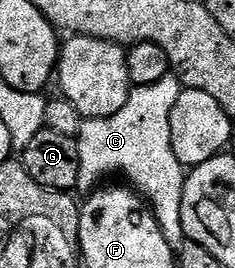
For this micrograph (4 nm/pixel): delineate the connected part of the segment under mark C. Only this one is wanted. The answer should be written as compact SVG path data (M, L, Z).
M172 74L152 86L133 87L128 102L116 114L108 118L83 119L76 137L81 164L77 189L88 194L95 191L104 178L116 173L124 176L126 182L147 200L164 240L175 252L185 240L182 216L187 173L174 155L170 116L181 91L182 85Z

